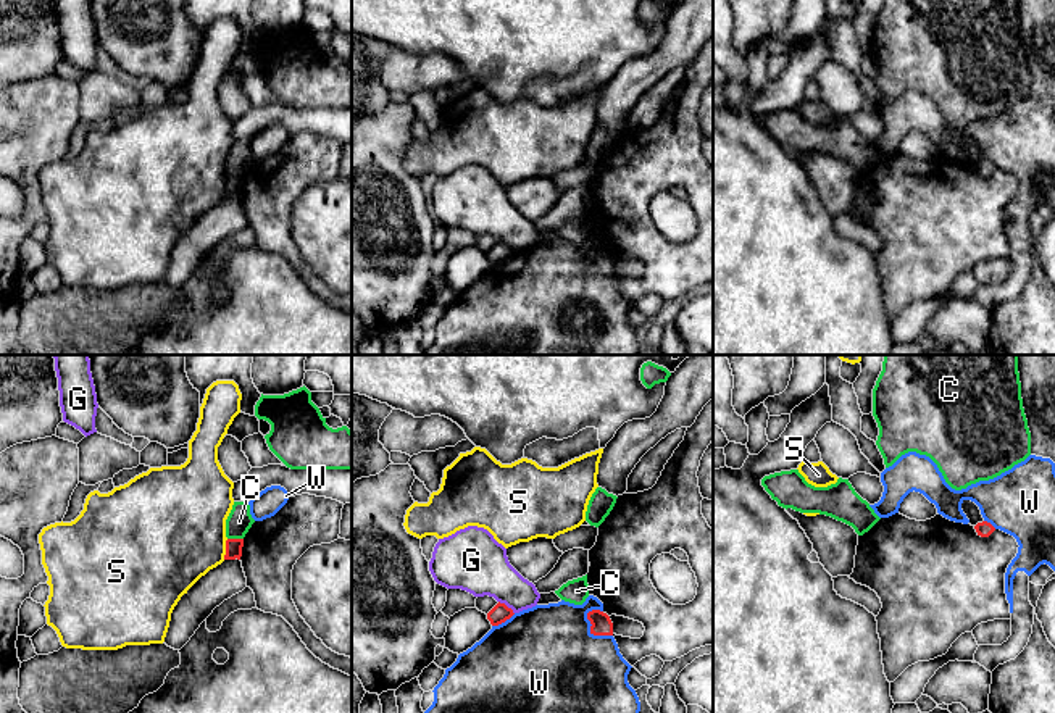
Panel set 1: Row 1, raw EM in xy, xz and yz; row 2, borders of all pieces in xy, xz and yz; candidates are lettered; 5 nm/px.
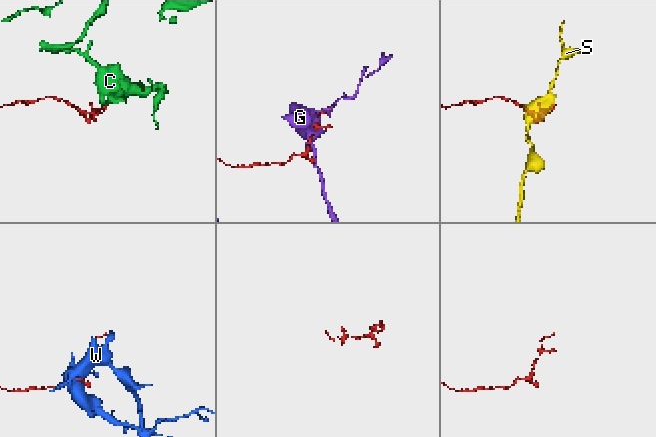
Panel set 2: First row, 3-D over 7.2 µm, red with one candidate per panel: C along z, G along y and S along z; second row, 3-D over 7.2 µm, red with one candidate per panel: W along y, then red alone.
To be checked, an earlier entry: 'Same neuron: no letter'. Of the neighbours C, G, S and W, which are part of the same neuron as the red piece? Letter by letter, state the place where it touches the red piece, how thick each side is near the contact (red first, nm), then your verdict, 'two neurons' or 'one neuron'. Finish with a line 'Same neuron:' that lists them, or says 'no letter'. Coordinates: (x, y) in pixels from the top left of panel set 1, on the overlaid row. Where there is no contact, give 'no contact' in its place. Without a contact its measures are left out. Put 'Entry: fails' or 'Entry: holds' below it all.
C: xy (236, 539) | 80/120 nm | two neurons
G: xz (505, 605) | 90/300 nm | two neurons
S: xy (226, 549) | 80/460 nm | two neurons
W: xz (591, 631) | 100/480 nm | two neurons
Same neuron: no letter
Entry: holds

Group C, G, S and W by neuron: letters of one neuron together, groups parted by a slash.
C / G / S / W

